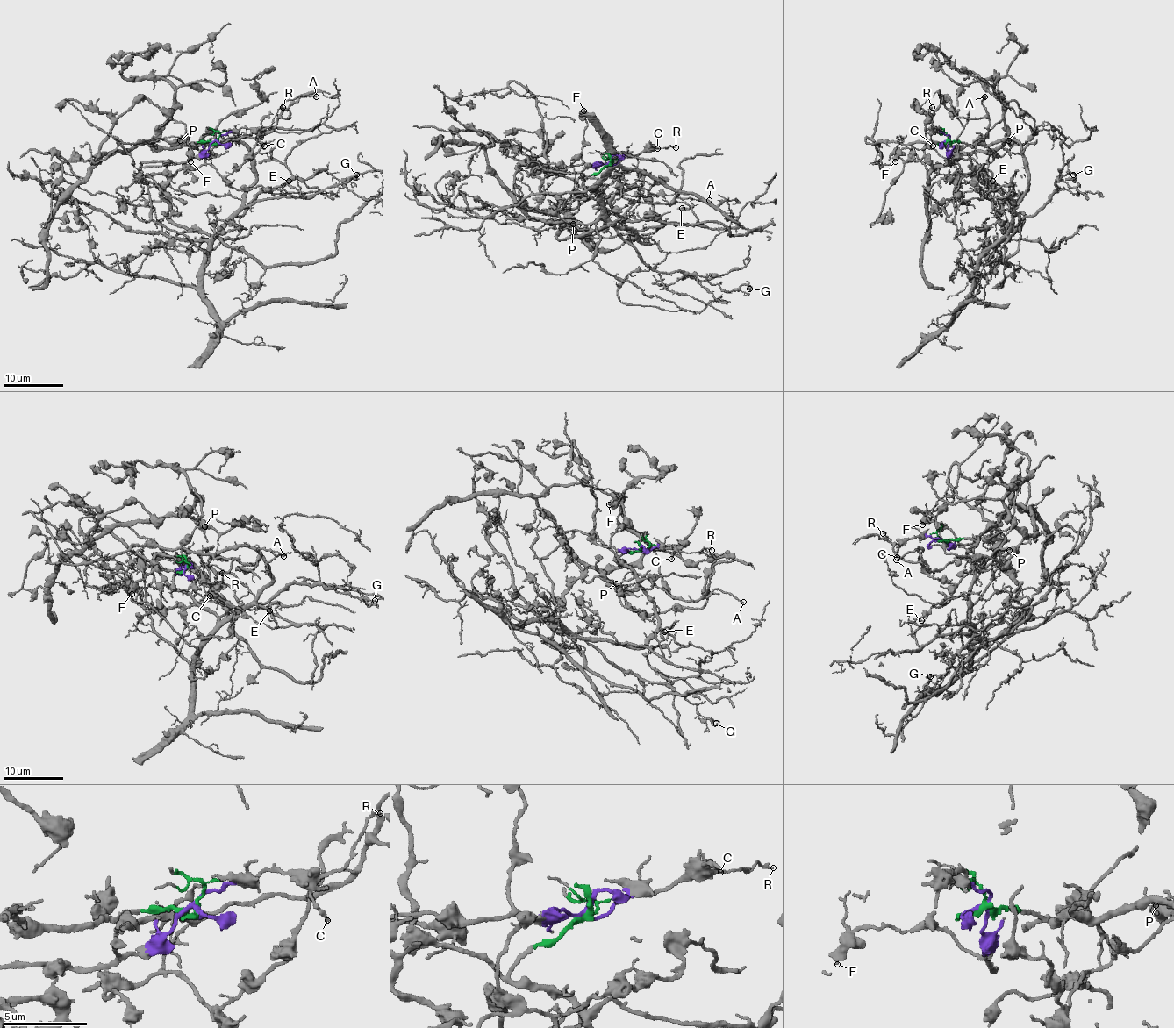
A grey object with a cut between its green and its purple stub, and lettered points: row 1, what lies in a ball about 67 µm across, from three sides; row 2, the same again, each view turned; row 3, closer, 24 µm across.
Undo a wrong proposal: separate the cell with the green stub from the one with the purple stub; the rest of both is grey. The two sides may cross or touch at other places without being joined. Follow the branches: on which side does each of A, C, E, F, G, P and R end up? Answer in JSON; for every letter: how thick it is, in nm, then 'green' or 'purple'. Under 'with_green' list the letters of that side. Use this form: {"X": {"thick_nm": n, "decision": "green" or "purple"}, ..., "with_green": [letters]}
{"A": {"thick_nm": 160, "decision": "green"}, "C": {"thick_nm": 170, "decision": "purple"}, "E": {"thick_nm": 190, "decision": "green"}, "F": {"thick_nm": 480, "decision": "purple"}, "G": {"thick_nm": 130, "decision": "green"}, "P": {"thick_nm": 500, "decision": "green"}, "R": {"thick_nm": 160, "decision": "purple"}, "with_green": ["A", "E", "G", "P"]}

